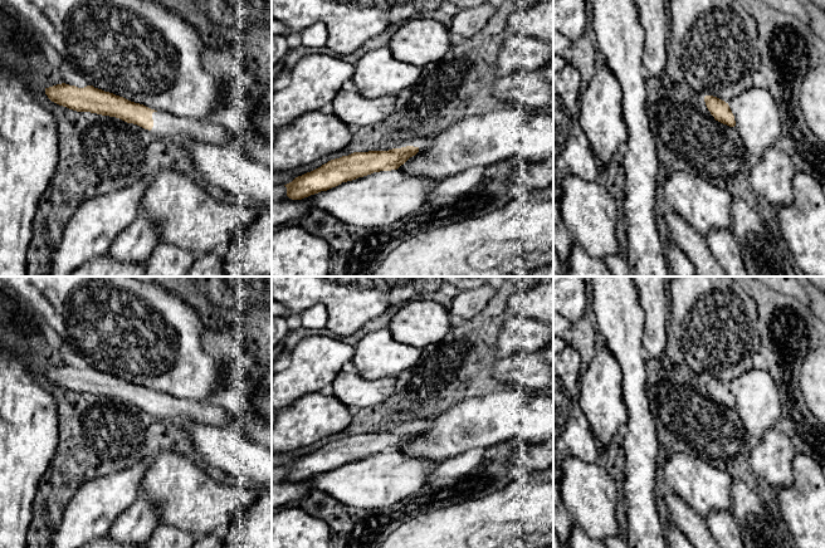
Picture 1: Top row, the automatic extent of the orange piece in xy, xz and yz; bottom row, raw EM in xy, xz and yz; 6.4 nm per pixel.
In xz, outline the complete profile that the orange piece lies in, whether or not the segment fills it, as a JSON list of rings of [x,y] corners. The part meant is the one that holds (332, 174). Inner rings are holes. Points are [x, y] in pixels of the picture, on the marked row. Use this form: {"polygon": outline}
{"polygon": [[[406,146],[389,151],[353,152],[331,160],[284,185],[287,196],[292,200],[302,200],[374,172],[397,170],[418,152],[419,147]]]}

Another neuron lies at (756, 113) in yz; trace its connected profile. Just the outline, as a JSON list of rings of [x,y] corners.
[[[751,87],[737,94],[728,106],[747,153],[758,161],[768,147],[777,145],[782,132],[780,109],[771,90]]]

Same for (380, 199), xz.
[[[399,170],[374,172],[316,194],[313,207],[353,226],[387,226],[424,206],[438,182]]]

